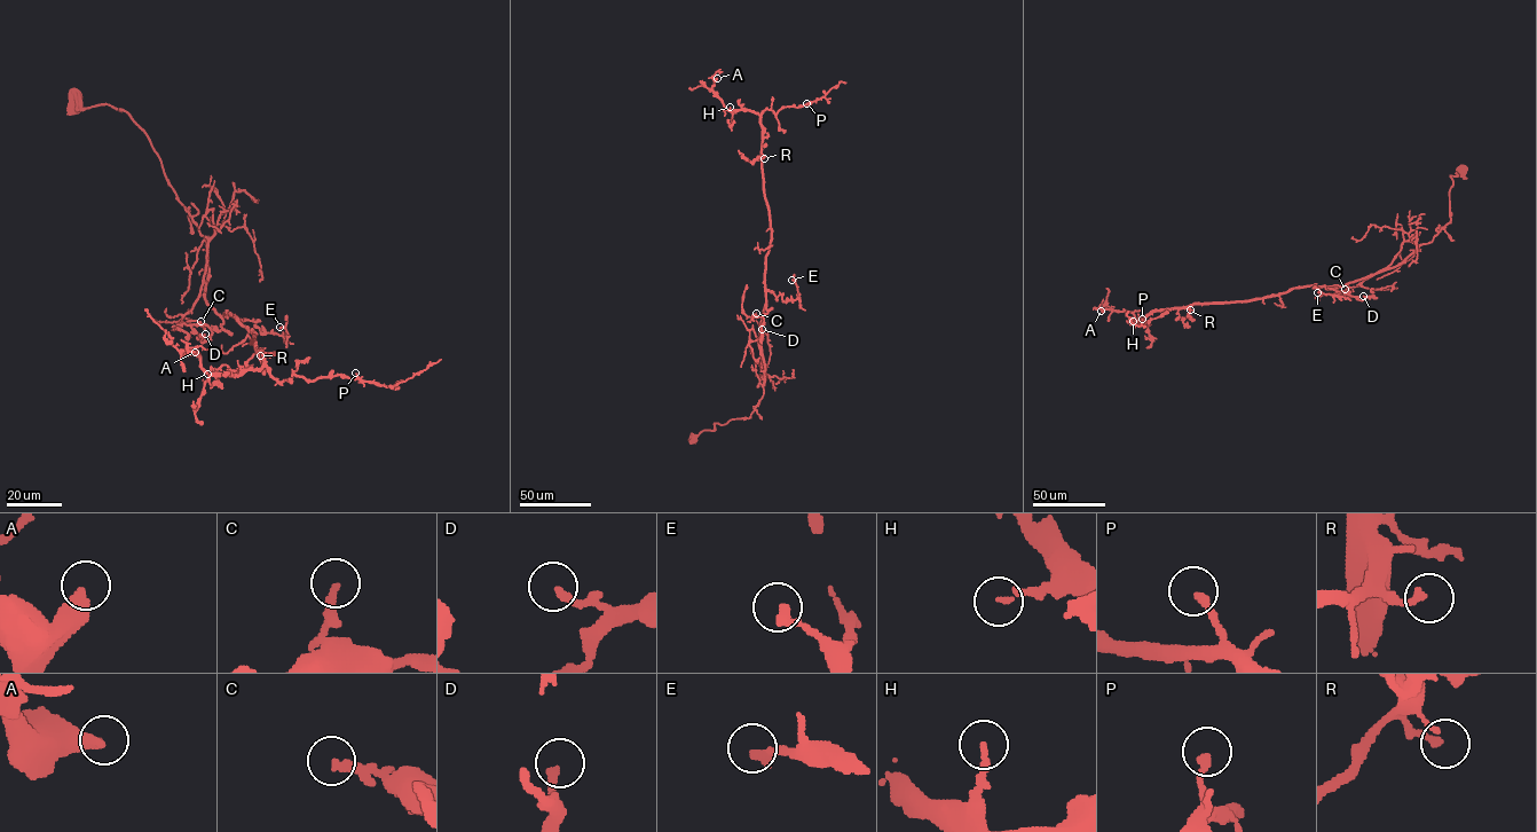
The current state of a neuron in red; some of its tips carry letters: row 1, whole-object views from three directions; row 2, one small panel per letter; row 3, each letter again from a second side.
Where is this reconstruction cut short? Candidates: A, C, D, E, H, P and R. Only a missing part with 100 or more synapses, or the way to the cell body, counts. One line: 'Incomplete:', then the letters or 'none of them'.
Incomplete: A

